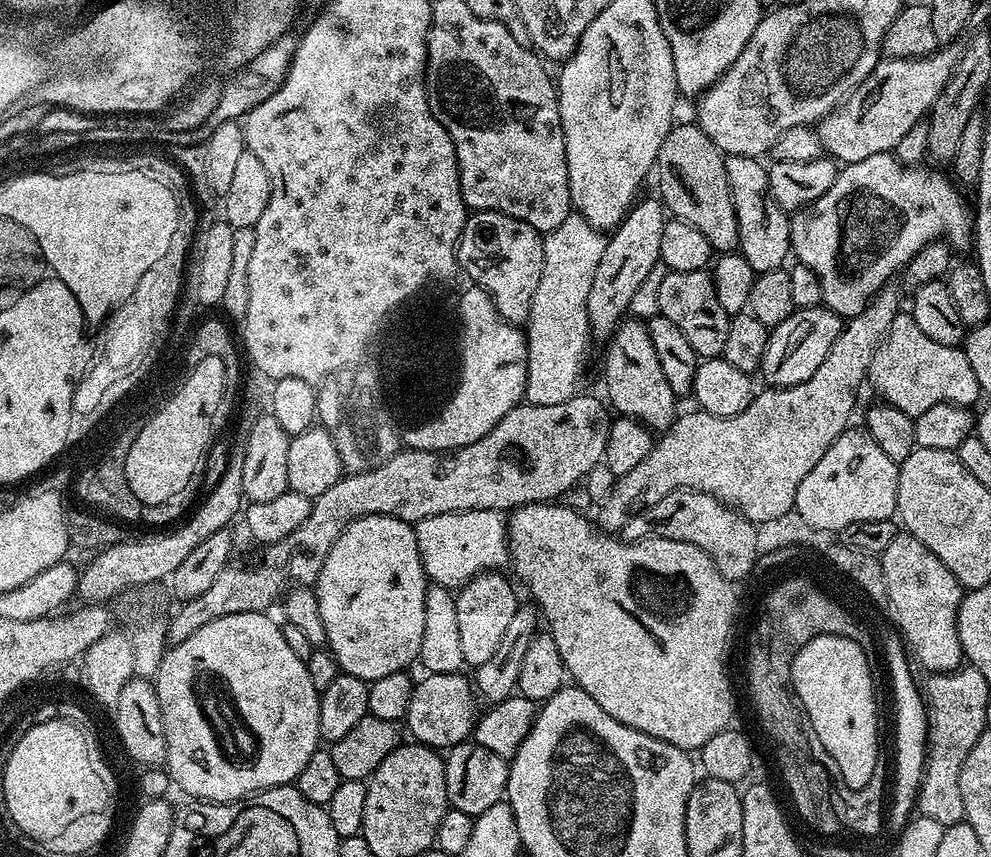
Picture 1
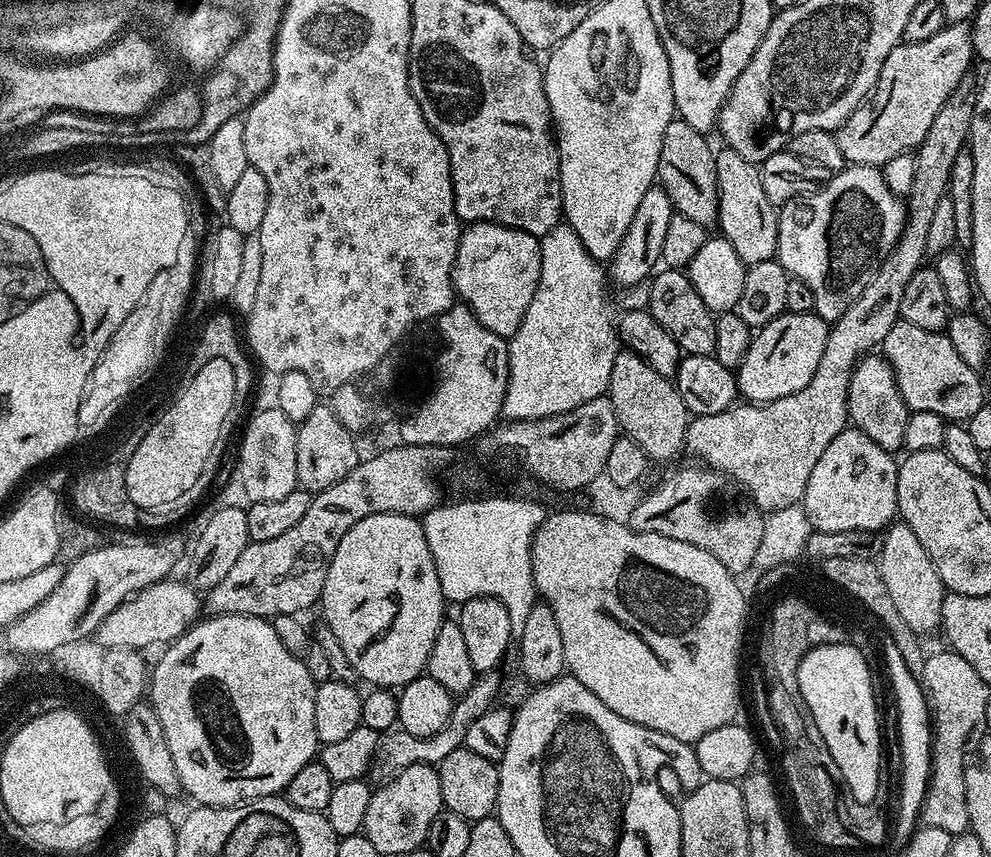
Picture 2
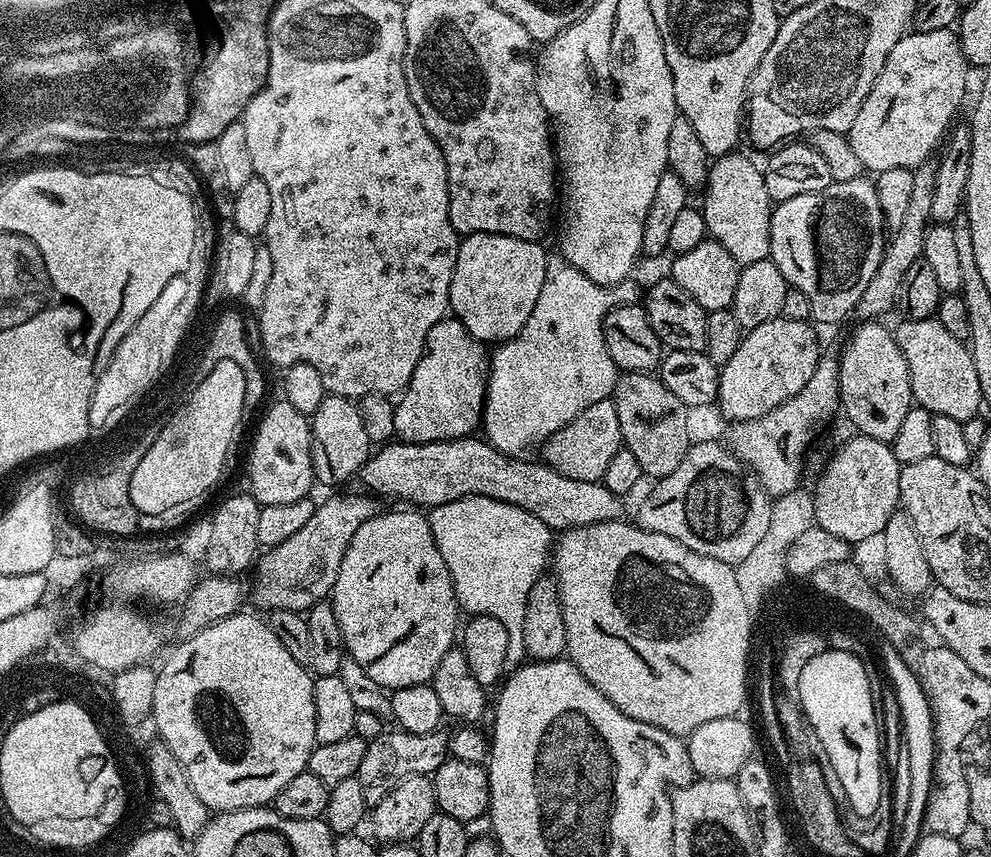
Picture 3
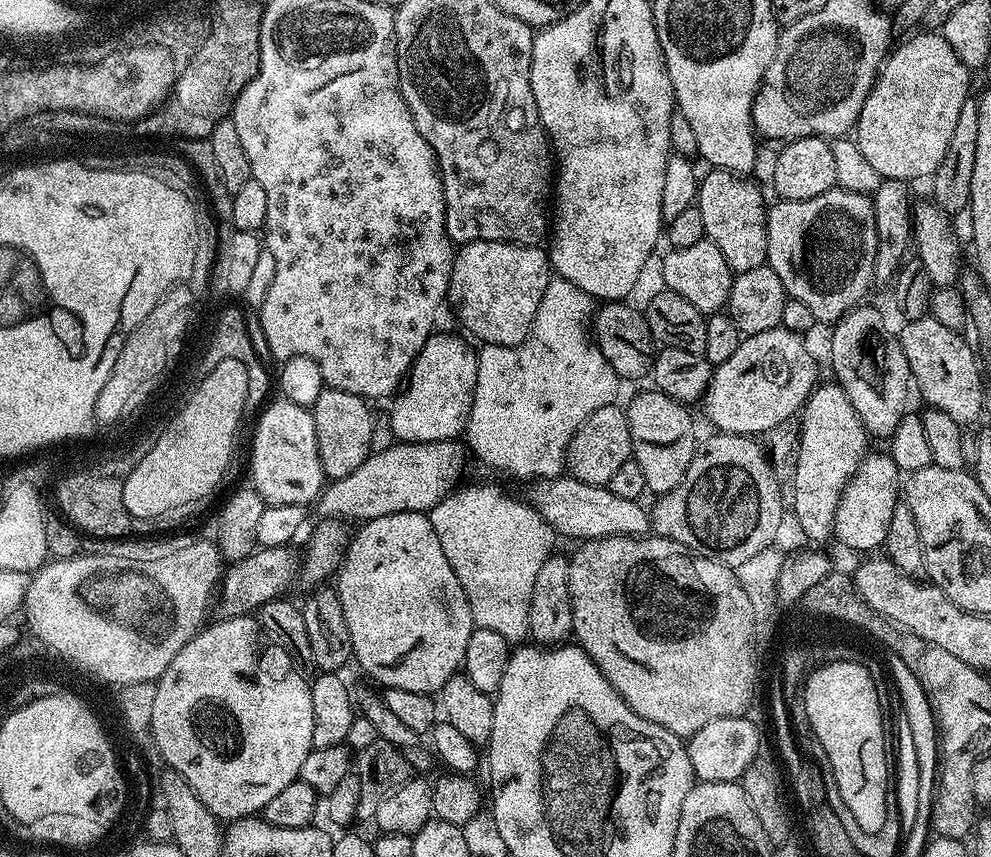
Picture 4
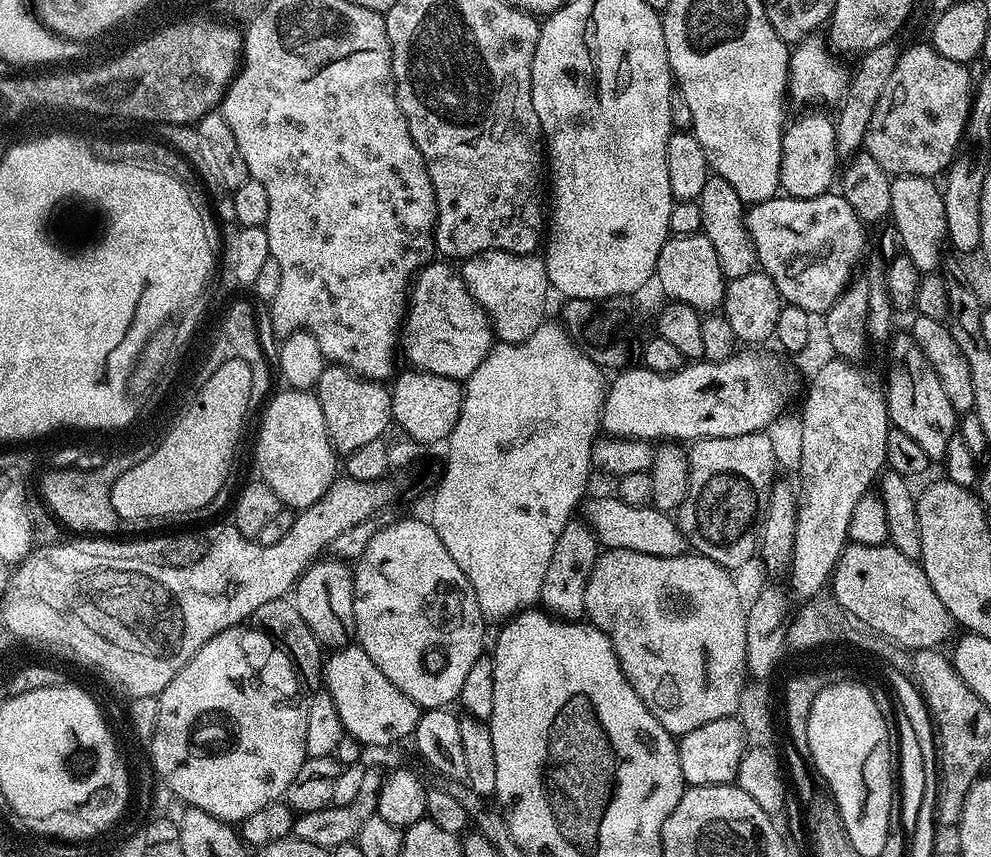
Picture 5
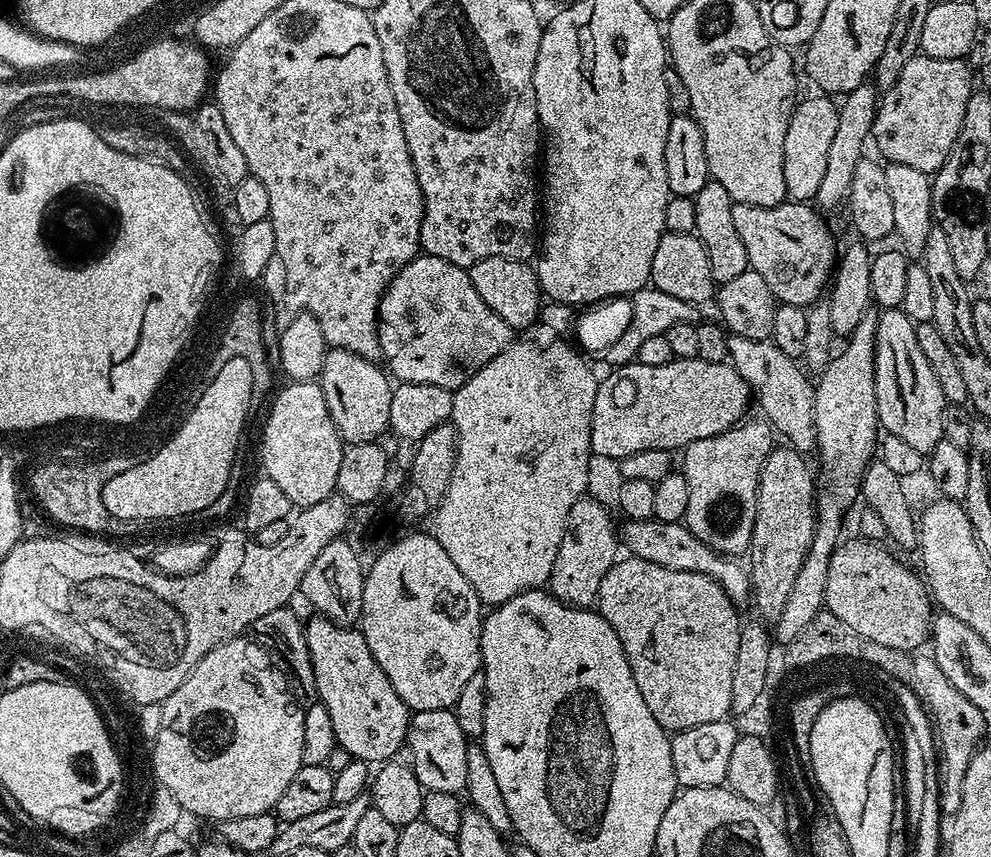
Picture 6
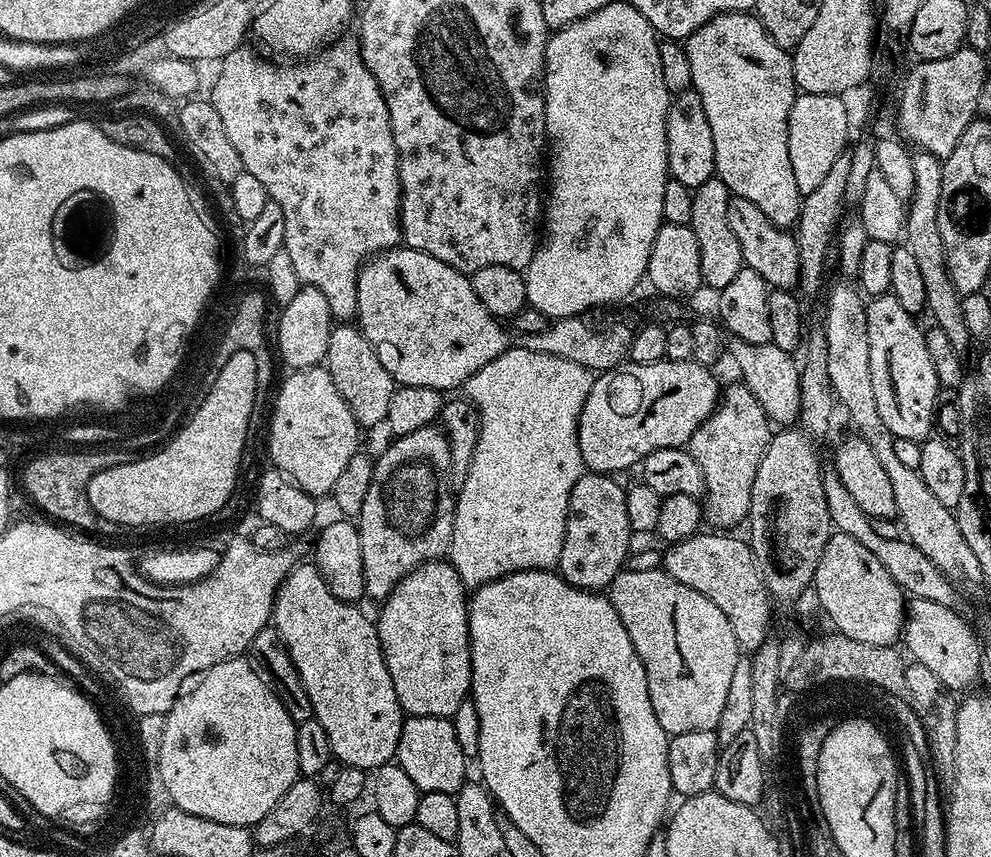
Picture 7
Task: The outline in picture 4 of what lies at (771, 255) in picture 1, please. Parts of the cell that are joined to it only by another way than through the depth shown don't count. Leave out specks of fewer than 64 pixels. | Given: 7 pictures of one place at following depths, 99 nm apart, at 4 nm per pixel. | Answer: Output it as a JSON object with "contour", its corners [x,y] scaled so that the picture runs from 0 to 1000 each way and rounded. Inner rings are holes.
{"contour":[[[718,196],[709,202],[706,222],[702,226],[701,242],[708,250],[710,274],[733,301],[740,320],[753,315],[765,315],[765,310],[775,307],[775,243],[771,229],[750,204],[732,201],[729,196]]]}

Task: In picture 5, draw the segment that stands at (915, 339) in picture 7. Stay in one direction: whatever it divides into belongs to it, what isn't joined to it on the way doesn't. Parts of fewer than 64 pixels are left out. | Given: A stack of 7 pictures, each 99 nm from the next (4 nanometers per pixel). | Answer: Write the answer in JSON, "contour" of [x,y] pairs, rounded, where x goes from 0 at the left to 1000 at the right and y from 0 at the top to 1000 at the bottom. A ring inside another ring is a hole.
{"contour":[[[912,390],[902,397],[899,398],[900,407],[896,411],[896,420],[900,426],[896,429],[896,457],[894,456],[899,498],[922,511],[922,516],[934,525],[937,538],[952,538],[956,522],[959,520],[959,511],[967,508],[967,482],[963,474],[959,474],[959,464],[955,464],[955,455],[951,455],[947,436],[942,436],[919,391]]]}

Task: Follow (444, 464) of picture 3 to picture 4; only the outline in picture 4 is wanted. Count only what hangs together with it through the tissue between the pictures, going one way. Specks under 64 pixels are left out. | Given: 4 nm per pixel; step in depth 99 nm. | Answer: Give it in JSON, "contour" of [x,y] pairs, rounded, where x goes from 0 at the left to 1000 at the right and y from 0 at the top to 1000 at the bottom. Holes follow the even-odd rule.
{"contour":[[[463,512],[410,518],[396,516],[393,523],[376,526],[349,558],[334,561],[321,580],[323,602],[344,609],[366,609],[390,600],[431,599],[465,564],[470,523]],[[567,553],[562,558],[546,564],[542,569],[545,571],[541,574],[539,590],[549,603],[551,610],[557,615],[557,620],[561,622],[562,627],[574,625],[575,629],[581,630],[580,632],[588,632],[590,630],[606,630],[613,625],[640,625],[645,628],[655,620],[655,594],[649,593],[649,587],[646,583],[624,581],[624,576],[617,574],[613,567],[583,562],[575,553]]]}

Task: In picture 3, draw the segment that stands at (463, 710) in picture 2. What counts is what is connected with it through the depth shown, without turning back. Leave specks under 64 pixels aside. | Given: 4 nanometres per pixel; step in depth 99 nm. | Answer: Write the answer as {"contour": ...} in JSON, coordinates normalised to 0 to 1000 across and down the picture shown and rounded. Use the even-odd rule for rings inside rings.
{"contour":[[[388,852],[381,861],[371,865],[365,894],[361,894],[359,900],[359,910],[365,917],[365,926],[369,926],[369,936],[373,940],[385,936],[396,916],[407,910],[409,905],[434,905],[453,883],[454,863],[446,852],[431,854],[428,858],[399,853]]]}

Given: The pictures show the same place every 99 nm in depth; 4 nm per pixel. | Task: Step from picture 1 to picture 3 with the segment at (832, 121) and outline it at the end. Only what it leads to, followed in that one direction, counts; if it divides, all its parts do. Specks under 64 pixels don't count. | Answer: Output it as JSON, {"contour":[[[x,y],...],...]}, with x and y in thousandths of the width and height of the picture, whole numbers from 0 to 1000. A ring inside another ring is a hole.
{"contour":[[[961,33],[937,37],[920,35],[913,40],[902,58],[898,58],[878,110],[874,110],[874,119],[870,119],[870,128],[866,128],[866,138],[862,138],[854,155],[858,170],[862,170],[862,180],[866,180],[869,197],[876,200],[877,196],[880,203],[887,203],[907,196],[923,198],[937,190],[939,182],[936,181],[950,172],[959,146],[966,139],[965,130],[977,103],[977,83],[979,76],[969,57],[968,41]]]}

